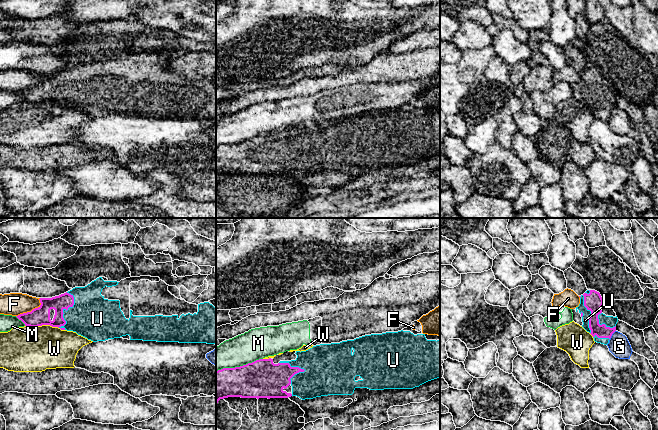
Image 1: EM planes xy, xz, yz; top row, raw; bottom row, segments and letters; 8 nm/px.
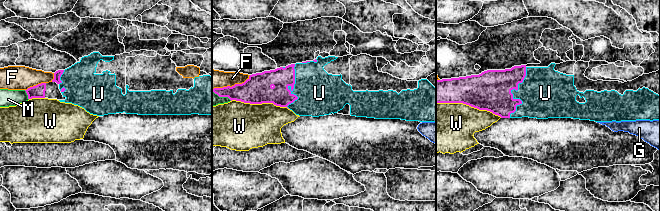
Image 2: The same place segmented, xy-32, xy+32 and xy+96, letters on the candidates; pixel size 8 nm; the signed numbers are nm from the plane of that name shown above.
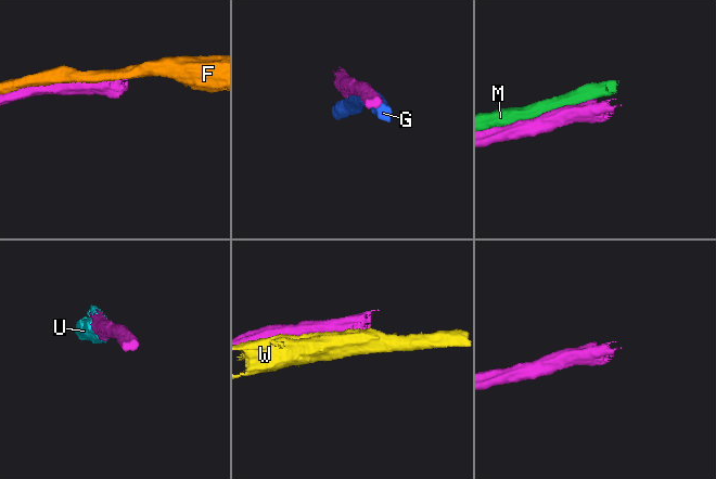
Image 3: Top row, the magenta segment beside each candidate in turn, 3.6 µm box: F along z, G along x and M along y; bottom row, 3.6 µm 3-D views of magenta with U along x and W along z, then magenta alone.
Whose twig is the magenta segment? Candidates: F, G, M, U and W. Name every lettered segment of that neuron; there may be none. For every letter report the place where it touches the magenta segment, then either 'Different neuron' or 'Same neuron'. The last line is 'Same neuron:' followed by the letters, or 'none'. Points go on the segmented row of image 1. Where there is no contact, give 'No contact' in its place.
F: Touches magenta at xy (32, 310). Different neuron
G: Touches magenta at yz (612, 333). Different neuron
M: Touches magenta at xz (240, 366). Different neuron
U: Touches magenta at xy (64, 308). Same neuron
W: Touches magenta at xy (45, 324). Different neuron
Same neuron: U

